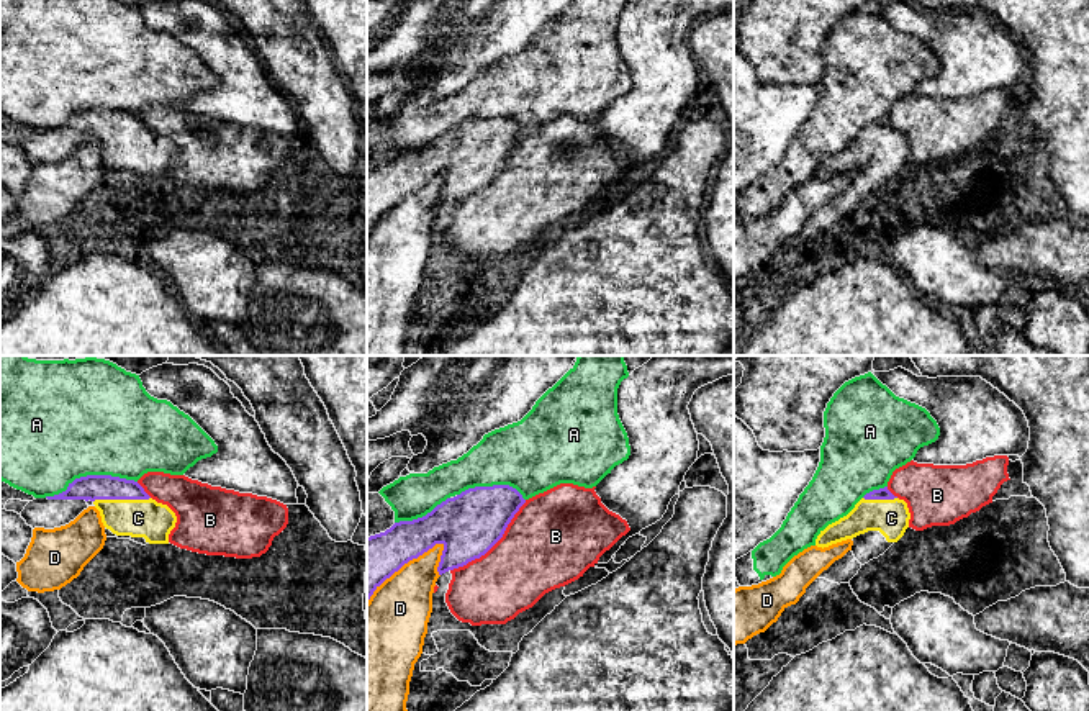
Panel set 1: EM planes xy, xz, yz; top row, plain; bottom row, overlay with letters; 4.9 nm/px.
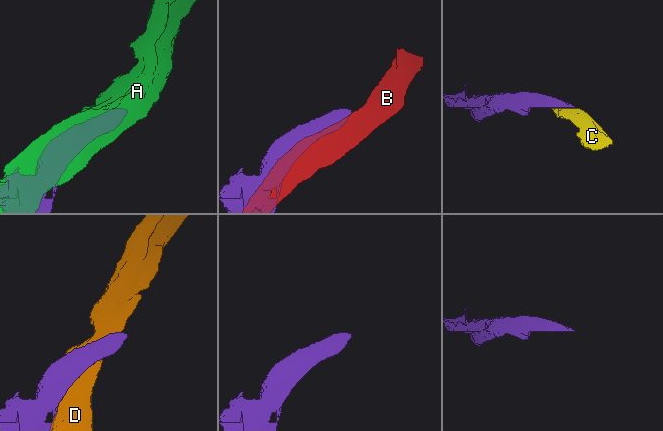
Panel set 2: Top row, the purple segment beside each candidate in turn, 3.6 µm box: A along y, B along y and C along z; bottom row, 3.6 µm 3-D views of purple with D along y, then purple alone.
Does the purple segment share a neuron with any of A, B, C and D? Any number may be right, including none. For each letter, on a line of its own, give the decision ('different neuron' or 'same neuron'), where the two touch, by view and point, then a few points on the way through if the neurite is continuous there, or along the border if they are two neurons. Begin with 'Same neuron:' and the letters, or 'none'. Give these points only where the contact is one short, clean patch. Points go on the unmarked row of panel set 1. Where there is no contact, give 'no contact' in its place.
Same neuron: C
A: different neuron; meets purple in xy at (90, 108)
B: different neuron; meets purple in xz at (493, 177)
C: same neuron; meets purple in xy at (122, 131)
D: different neuron; meets purple in xz at (403, 197)

